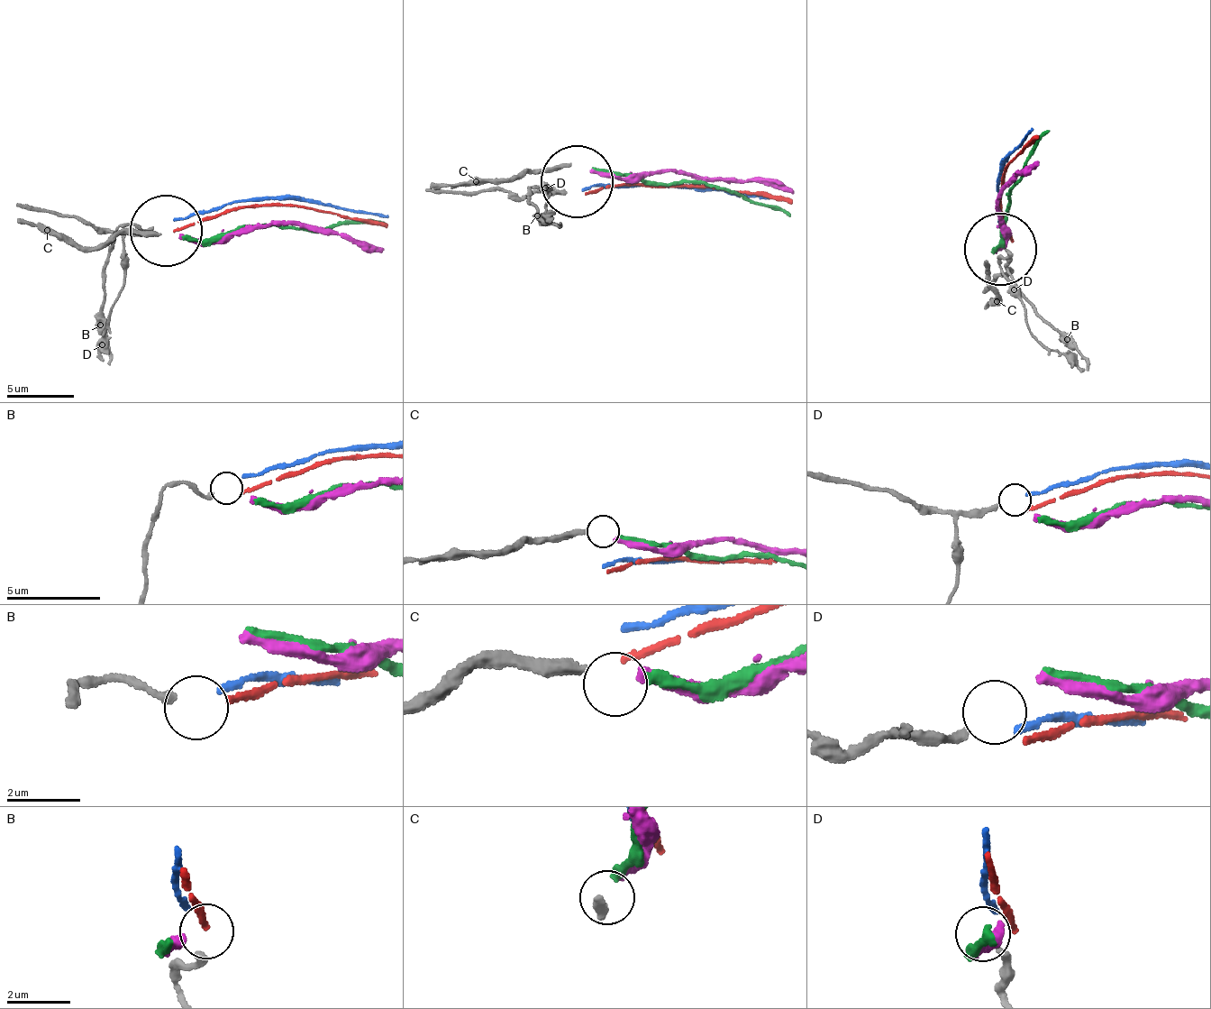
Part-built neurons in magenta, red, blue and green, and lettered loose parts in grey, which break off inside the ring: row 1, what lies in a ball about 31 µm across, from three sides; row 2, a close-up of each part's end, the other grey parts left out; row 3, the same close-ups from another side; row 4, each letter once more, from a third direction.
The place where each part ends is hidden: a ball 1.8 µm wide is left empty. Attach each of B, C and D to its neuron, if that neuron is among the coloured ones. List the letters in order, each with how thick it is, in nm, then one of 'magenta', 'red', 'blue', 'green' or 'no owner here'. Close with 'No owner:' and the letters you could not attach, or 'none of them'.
B: 240 nm | red
C: 280 nm | magenta
D: 220 nm | no owner here
No owner: D

